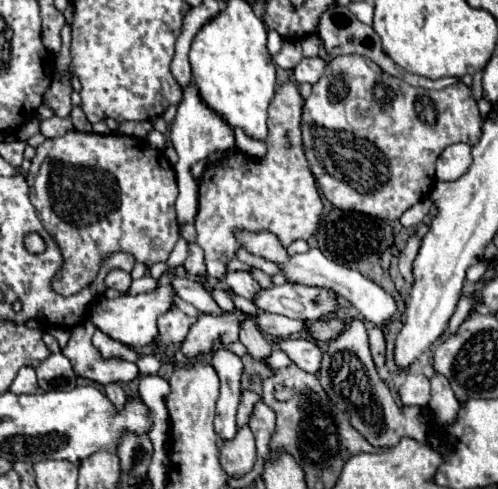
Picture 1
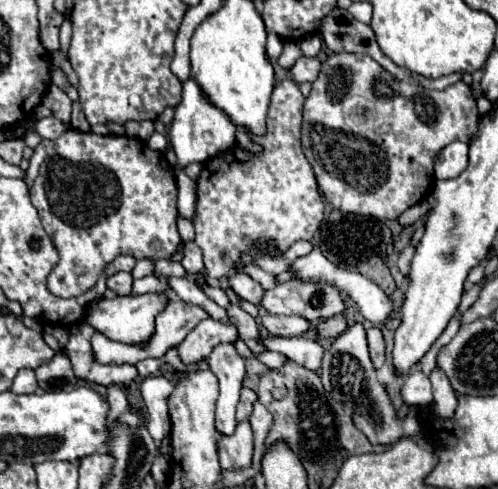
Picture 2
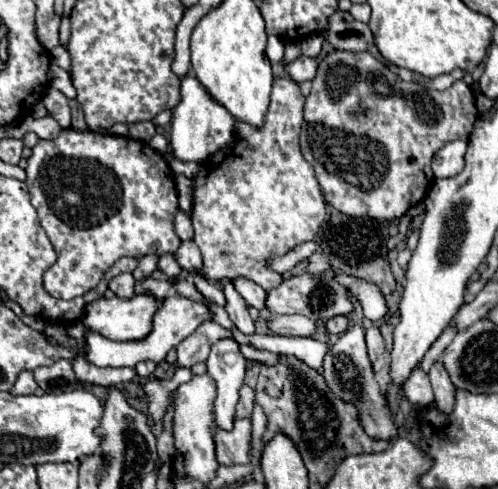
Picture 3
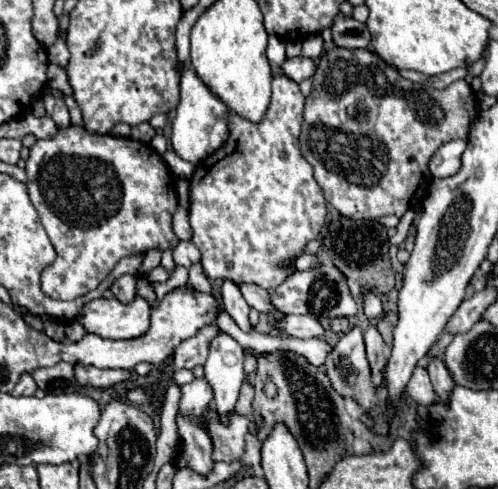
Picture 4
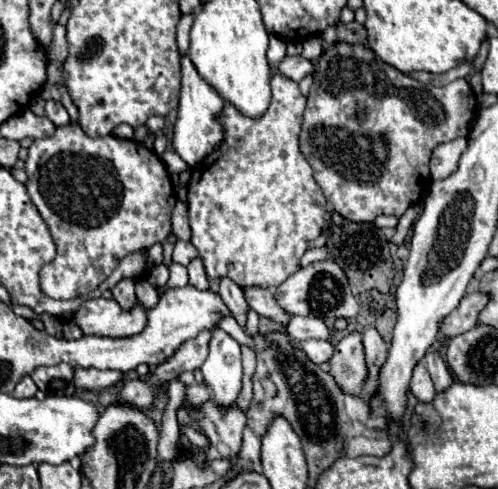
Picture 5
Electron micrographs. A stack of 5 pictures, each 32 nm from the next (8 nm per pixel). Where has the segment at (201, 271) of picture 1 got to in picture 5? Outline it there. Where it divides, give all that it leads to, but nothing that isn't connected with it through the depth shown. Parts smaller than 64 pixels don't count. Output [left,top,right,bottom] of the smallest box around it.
[172,240,198,266]

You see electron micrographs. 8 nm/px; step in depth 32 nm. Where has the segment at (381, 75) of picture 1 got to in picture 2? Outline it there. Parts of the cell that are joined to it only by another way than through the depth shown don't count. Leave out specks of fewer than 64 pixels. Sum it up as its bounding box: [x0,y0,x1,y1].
[302,52,480,220]

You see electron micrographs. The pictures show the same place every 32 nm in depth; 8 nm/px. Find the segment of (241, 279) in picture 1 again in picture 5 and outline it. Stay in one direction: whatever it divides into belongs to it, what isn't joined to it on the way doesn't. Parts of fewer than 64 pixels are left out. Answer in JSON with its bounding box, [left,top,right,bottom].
[244,286,292,326]

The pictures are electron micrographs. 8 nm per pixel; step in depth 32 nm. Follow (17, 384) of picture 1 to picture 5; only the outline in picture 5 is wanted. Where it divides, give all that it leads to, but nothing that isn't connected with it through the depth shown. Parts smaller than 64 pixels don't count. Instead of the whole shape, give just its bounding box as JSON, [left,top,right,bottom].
[12,376,36,398]

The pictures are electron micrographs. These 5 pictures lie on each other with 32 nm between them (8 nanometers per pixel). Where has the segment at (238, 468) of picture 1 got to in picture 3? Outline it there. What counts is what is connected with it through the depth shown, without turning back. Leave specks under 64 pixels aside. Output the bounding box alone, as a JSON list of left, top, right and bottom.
[214,418,250,464]

